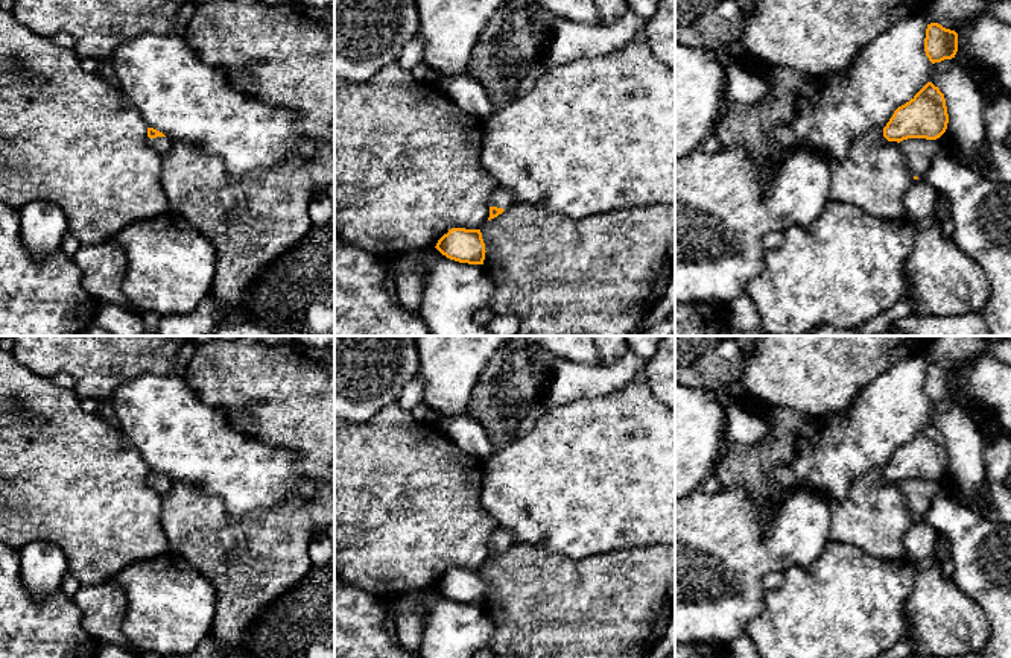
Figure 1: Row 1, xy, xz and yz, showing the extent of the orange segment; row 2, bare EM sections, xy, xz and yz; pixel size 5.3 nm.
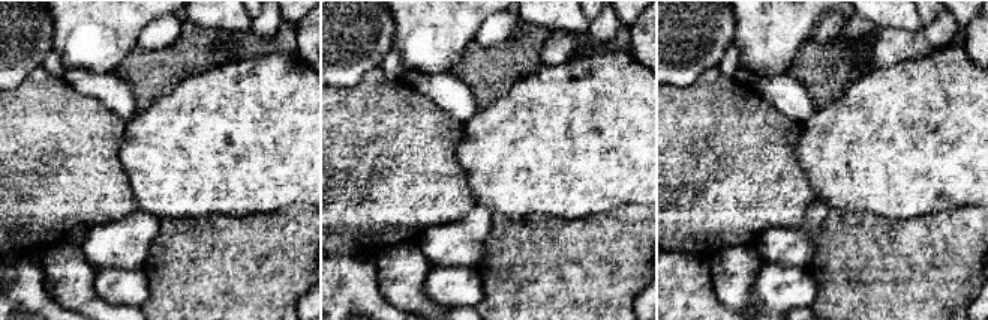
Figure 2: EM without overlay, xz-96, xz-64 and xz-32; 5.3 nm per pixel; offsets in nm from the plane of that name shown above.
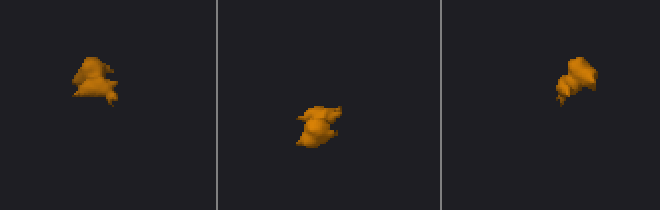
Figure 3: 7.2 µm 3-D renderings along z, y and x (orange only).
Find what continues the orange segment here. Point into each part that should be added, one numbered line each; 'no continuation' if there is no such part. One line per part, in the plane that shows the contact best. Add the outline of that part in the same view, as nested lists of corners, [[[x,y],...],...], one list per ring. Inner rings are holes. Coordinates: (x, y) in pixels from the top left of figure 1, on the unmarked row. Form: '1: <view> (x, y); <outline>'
1: xy (161, 485); [[[167,477],[149,479],[149,485],[155,492],[164,497],[172,488],[172,480]]]

